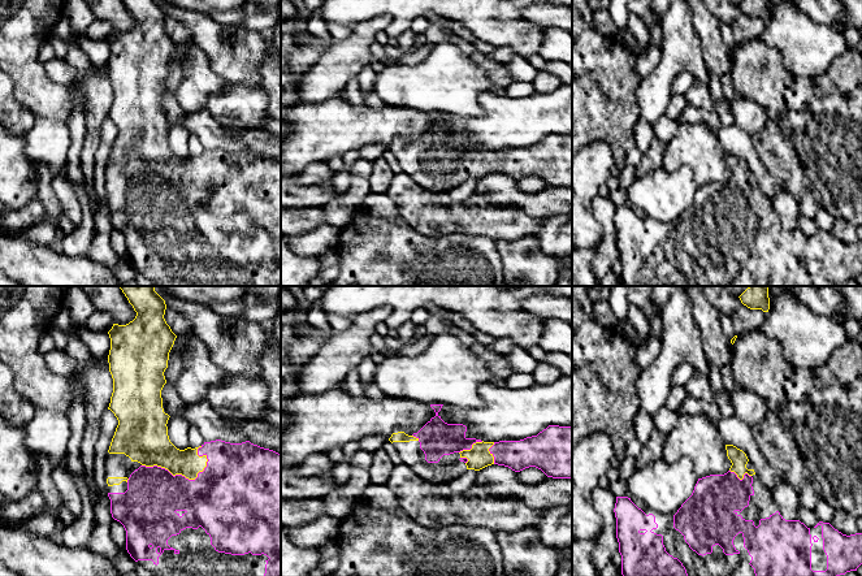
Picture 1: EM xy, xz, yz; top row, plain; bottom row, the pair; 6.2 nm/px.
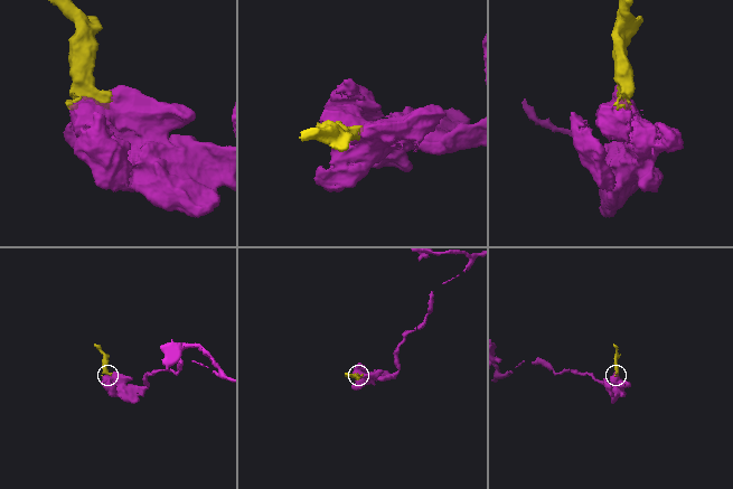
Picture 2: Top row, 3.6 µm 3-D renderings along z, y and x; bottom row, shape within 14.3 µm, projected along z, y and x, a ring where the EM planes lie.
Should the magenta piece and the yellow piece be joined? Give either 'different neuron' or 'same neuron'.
same neuron

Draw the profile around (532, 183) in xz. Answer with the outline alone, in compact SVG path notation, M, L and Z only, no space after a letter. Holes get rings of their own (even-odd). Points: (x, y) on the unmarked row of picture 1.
M536 176L525 177L517 181L517 187L527 194L540 192L547 187L547 185Z

